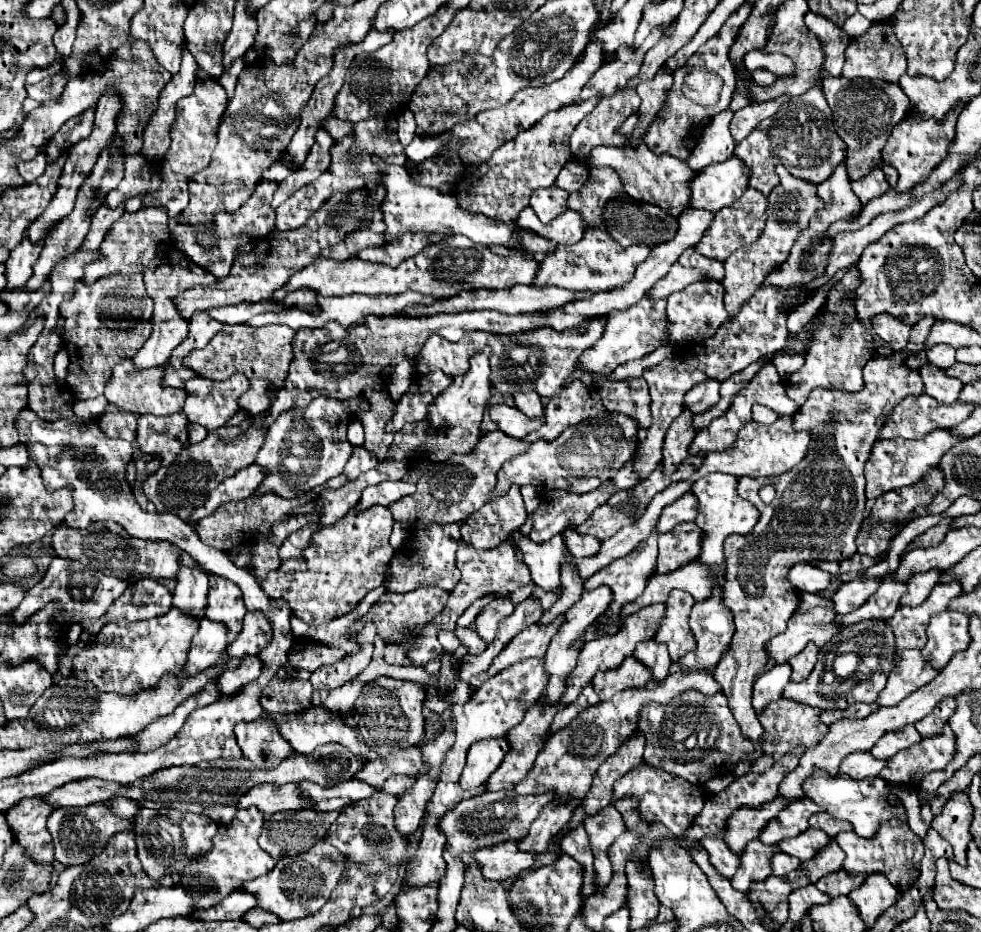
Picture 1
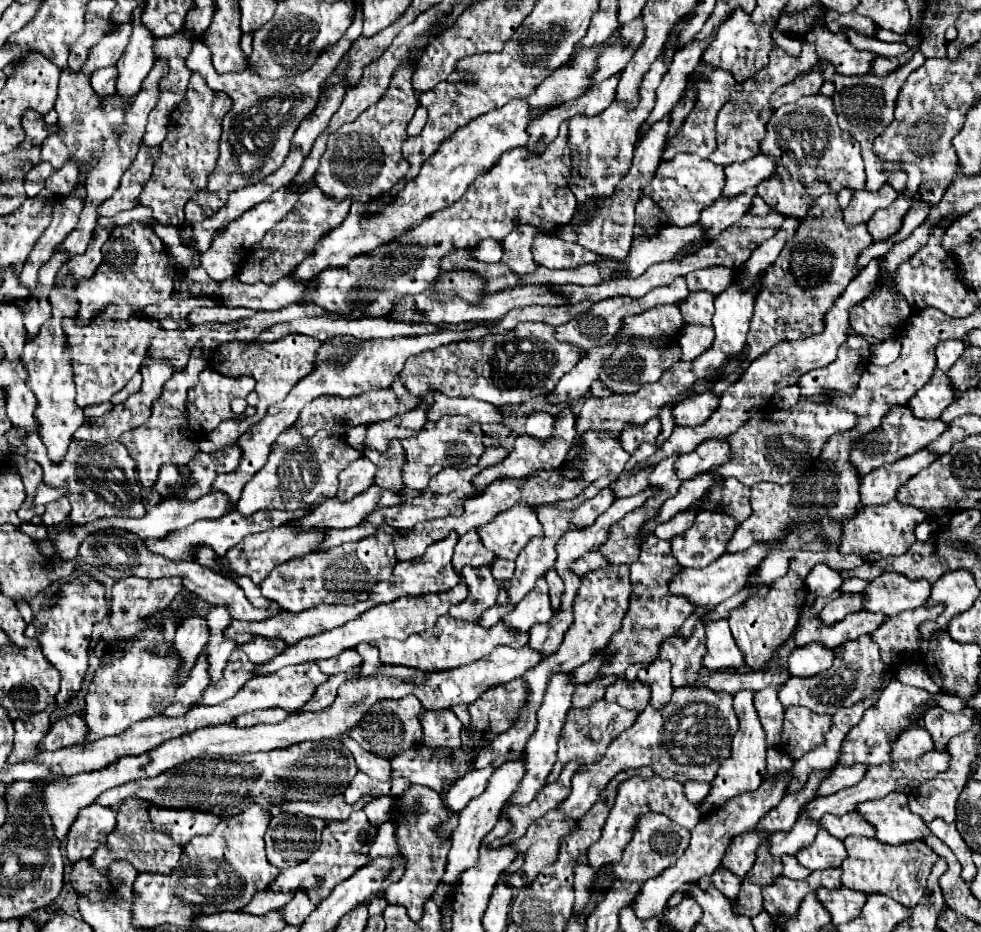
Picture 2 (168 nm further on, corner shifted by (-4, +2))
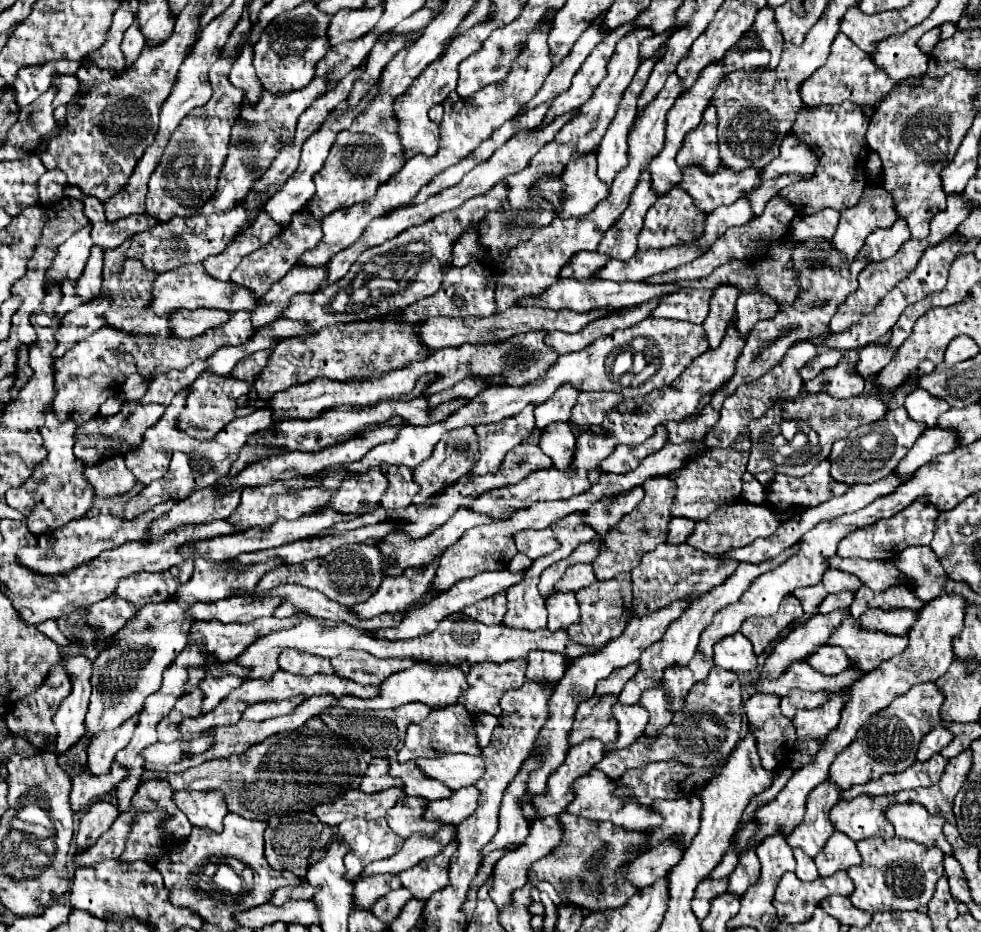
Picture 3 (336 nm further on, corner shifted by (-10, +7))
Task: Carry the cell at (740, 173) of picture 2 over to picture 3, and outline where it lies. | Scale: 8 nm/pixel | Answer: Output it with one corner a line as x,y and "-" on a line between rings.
788,136
780,146
780,154
768,166
764,166
760,178
770,180
782,174
810,176
816,170
816,164
818,158
812,154
812,150
806,144
802,144
798,138

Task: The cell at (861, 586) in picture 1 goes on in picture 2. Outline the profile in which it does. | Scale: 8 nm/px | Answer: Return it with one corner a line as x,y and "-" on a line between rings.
838,595
834,601
826,603
826,607
818,613
818,617
822,619
824,625
834,625
838,621
842,621
848,613
856,613
862,611
862,595

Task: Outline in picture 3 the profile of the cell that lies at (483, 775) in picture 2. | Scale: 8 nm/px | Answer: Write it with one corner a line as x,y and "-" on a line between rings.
466,786
456,790
452,798
444,798
440,802
430,802
426,808
426,818
428,820
438,820
448,822
448,824
460,824
464,818
468,818
476,810
478,802
478,790
476,786

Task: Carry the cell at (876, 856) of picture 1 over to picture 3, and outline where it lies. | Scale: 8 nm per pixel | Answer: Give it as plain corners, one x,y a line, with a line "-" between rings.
868,838
856,842
856,846
862,862
848,870
848,876
854,882
850,900
856,908
868,910
870,914
878,910
918,910
918,906
924,906
932,898
936,882
944,874
944,852
926,848
912,840

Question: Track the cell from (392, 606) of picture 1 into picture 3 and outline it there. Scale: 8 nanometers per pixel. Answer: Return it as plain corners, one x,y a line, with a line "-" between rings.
496,570
496,572
484,572
484,574
478,574
474,578
468,578
468,580
460,580
456,582
456,586
452,586
452,590
446,590
444,594
438,594
436,598
432,598
430,602
422,604
422,606
414,606
408,610
408,618
404,618
404,622
400,622
398,626
394,626
392,630
368,630
368,634
376,634
378,636
384,636
388,640
398,640
398,638
416,638
416,636
422,636
422,634
428,634
432,630
436,630
436,626
440,624
440,620
448,614
454,614
454,612
462,612
466,606
474,604
474,602
480,602
488,596
494,596
502,590
508,590
510,586
522,582
522,574
512,574
508,570

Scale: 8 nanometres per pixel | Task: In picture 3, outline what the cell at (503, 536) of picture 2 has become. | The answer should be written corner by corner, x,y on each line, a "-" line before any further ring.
550,528
548,530
520,530
514,542
516,542
518,552
524,552
530,560
552,554
560,546

